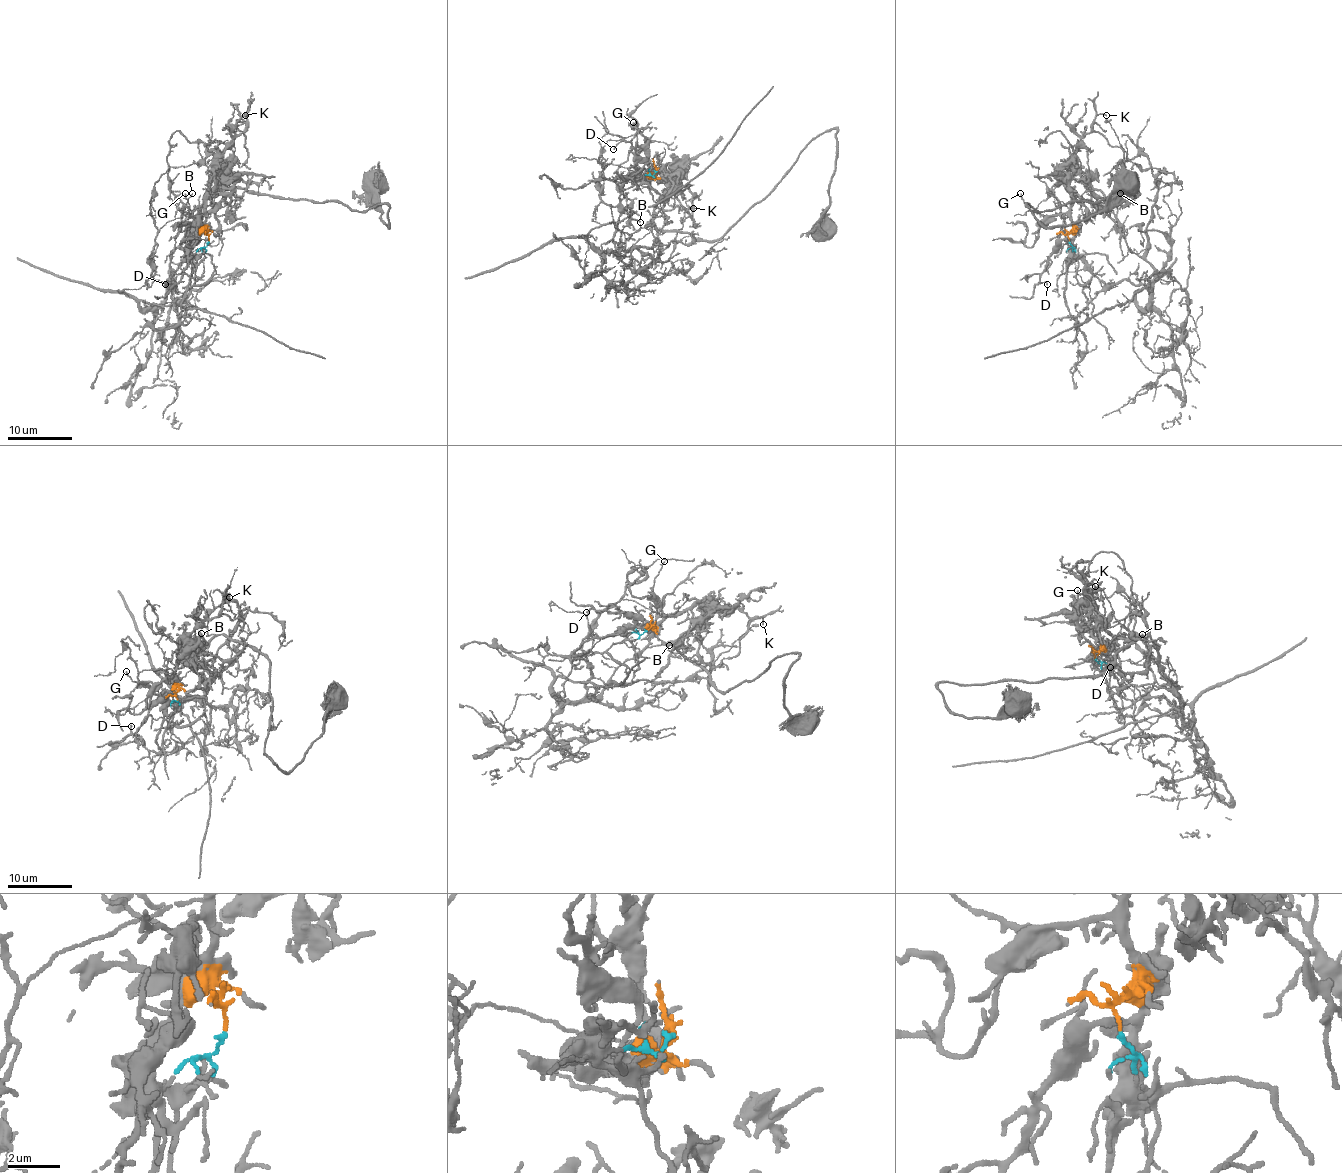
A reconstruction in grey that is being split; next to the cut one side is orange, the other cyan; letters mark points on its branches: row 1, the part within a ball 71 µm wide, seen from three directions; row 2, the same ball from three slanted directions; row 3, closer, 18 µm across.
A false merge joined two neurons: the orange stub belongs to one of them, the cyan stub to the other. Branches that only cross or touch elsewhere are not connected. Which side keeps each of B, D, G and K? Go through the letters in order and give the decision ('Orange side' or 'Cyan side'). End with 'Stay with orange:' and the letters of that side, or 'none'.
B: Cyan side
D: Orange side
G: Orange side
K: Orange side
Stay with orange: D, G, K

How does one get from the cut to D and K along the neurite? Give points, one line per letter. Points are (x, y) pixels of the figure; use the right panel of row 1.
D: (1068, 241), (1070, 231), (1070, 241), (1049, 257), (1039, 278), (1039, 283), (1047, 285)
K: (1068, 241), (1070, 190), (1064, 183), (1064, 172), (1093, 122), (1099, 114), (1106, 115)

